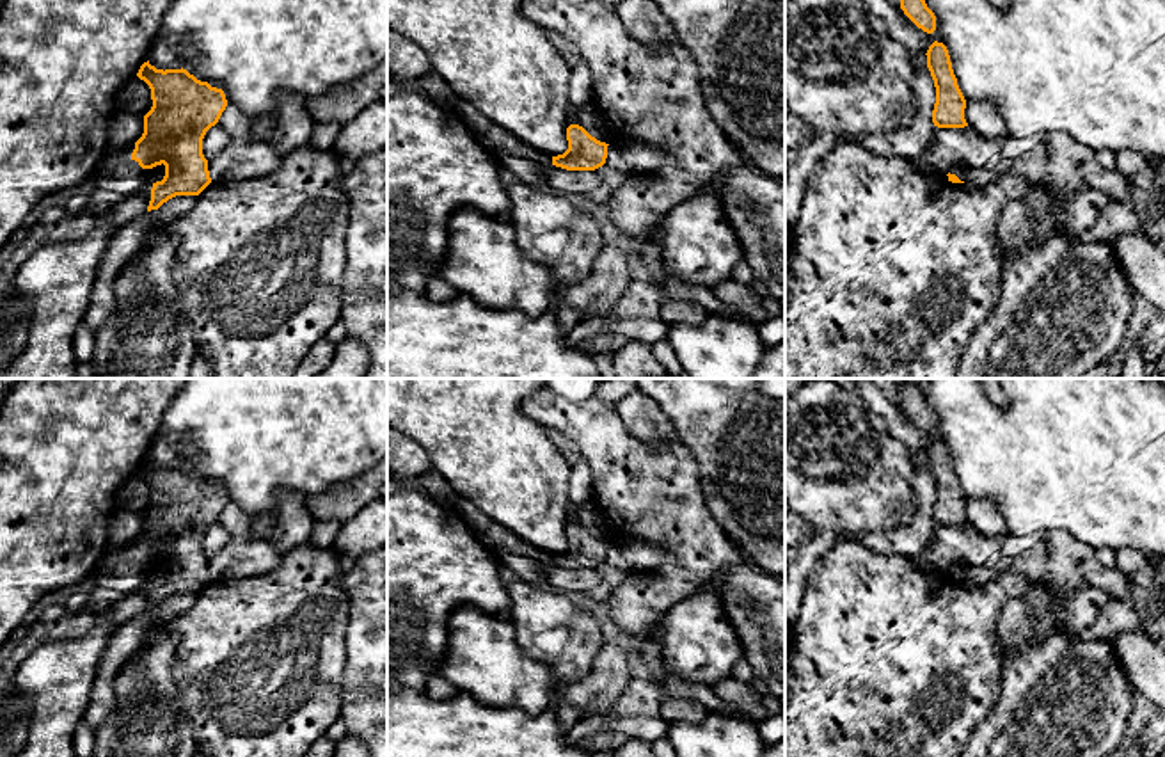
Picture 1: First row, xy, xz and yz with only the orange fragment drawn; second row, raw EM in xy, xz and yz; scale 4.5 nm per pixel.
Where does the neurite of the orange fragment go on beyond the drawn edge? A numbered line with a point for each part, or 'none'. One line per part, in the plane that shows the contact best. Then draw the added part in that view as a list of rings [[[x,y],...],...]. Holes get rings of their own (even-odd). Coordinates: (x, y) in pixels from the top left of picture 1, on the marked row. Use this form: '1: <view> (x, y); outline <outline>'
none

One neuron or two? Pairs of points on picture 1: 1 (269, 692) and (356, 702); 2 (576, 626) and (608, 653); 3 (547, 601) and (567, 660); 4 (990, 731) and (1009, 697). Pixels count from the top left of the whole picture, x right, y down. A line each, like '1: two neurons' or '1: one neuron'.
1: two neurons
2: two neurons
3: one neuron
4: one neuron

